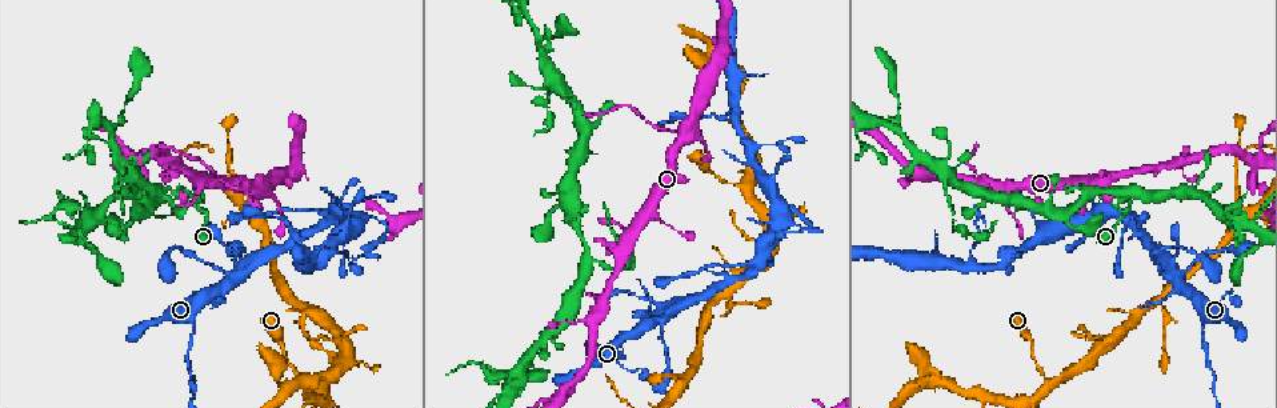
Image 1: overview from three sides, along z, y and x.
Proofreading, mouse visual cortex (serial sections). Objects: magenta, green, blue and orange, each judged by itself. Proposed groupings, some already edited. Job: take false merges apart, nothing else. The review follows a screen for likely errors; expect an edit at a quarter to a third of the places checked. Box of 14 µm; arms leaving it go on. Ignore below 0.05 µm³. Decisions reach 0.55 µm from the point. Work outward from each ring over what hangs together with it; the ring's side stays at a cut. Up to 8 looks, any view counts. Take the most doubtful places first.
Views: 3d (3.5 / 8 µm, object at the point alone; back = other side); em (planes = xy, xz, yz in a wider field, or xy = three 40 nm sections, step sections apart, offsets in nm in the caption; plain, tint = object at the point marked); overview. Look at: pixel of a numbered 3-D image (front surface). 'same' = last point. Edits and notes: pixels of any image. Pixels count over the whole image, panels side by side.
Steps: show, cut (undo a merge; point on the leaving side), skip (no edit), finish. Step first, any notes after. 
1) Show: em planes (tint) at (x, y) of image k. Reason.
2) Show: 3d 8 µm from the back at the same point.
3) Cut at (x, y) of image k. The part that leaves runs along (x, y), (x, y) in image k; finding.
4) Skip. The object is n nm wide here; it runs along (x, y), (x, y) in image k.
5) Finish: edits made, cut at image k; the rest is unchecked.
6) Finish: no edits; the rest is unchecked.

Show: 3d 3.5 µm from the back at (995, 186) of image 1. Three-way junction.

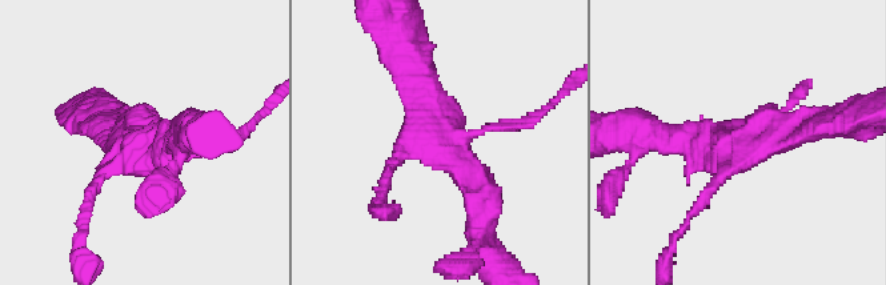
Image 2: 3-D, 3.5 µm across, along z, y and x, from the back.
Cut at (514, 127) of image 2. The part that leaves runs along (470, 137), (528, 124), (569, 87) in image 2; two cells meet here.

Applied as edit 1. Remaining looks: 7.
Show: 3d 8 µm at (1126, 213) of image 1. Sharp bend.

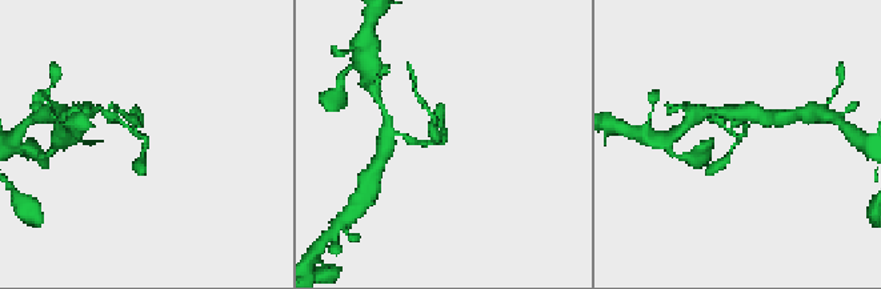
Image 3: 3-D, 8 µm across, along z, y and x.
Show: em xy step 5 (tint) at (740, 136) of image 3. Shape alone is not enough.

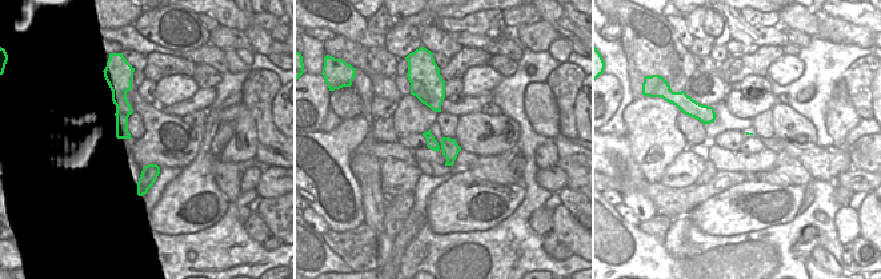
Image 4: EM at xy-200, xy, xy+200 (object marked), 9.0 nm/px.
Cut at (135, 120) of image 3. Two cells meet here.

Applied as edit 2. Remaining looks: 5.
Show: 3d 3.5 µm at (539, 39) of image 1. Three-way junction.

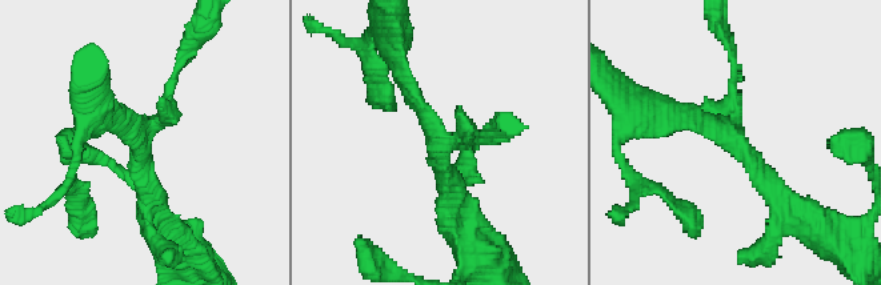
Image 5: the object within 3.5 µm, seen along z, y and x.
Show: em xy step 3 (tint) at (437, 142) of image 5. 3 arms meet here; the arms are 200, 200, 300 nm wide.

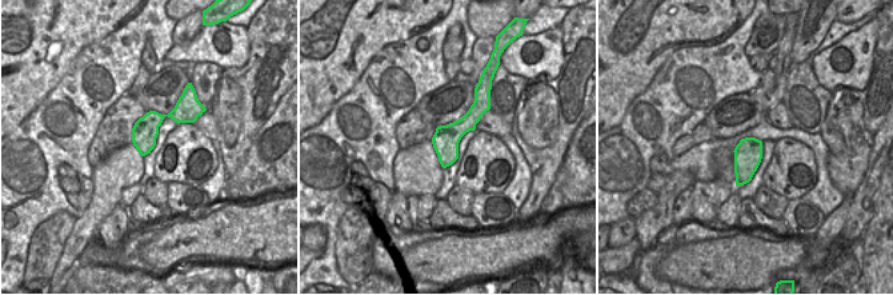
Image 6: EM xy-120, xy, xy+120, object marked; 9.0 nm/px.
Show: em xy step 2 (tint) at the same point.

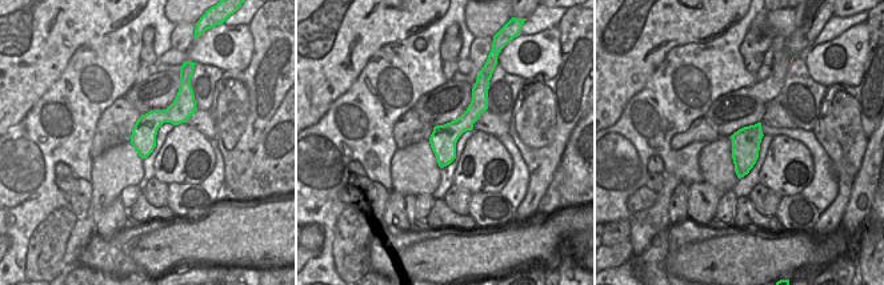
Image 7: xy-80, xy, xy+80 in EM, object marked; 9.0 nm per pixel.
Skip. It runs along (795, 212), (733, 139), (672, 113) in image 5; all the same cell.

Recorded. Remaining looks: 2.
Show: 3d 8 µm at (551, 92) of image 1. Thick turns thin.

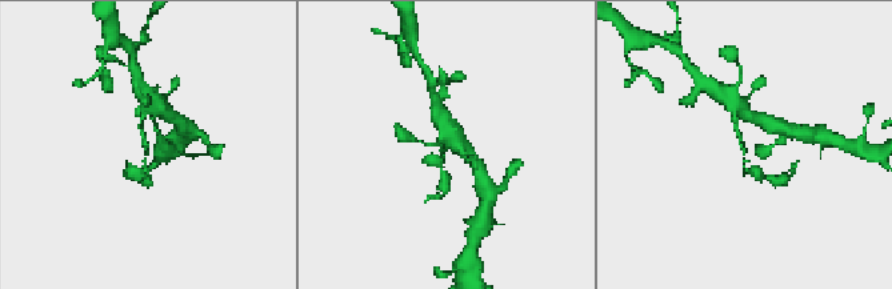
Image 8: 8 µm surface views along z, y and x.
Show: em xy step 5 (tint) at (144, 158) of image 8. Shape alone is not enough.

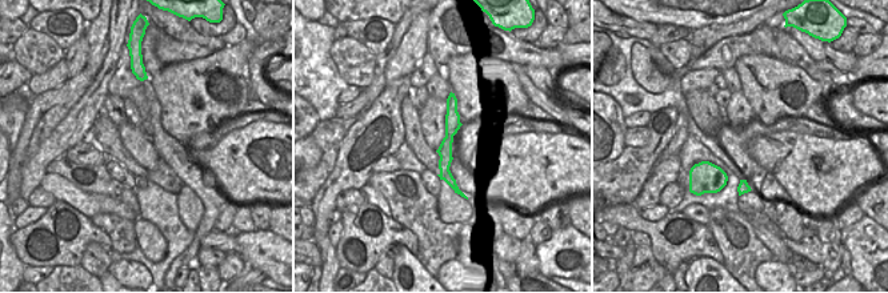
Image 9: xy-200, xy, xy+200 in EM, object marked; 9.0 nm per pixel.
Skip. The object is 140 nm wide here; it runs along (452, 99), (446, 145), (452, 183) in image 9; continuous, no second cell.

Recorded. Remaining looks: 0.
Finish: edits made, cut at image 2, cut at image 3; the rest is unchecked.

